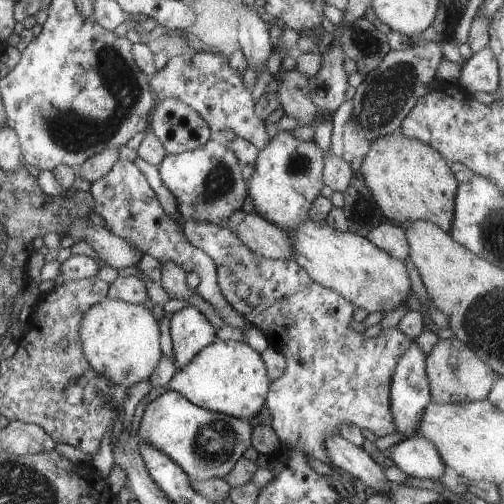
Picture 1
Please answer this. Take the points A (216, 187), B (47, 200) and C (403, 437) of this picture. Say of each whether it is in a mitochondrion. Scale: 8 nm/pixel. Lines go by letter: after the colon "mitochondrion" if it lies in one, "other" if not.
A: mitochondrion
B: other
C: other

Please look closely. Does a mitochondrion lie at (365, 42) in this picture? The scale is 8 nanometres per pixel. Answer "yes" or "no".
yes

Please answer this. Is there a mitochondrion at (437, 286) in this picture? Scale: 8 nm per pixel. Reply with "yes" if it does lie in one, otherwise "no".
no

